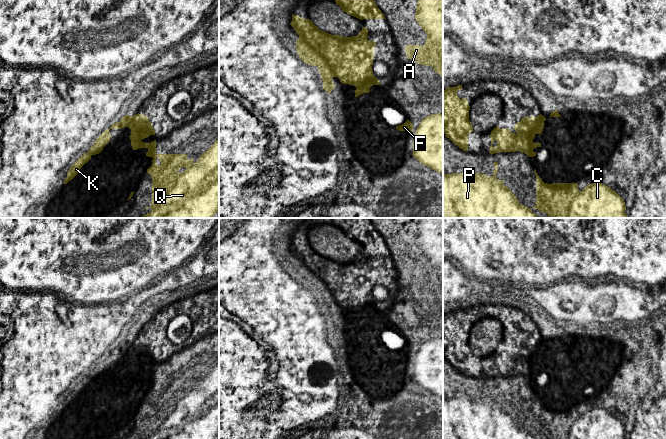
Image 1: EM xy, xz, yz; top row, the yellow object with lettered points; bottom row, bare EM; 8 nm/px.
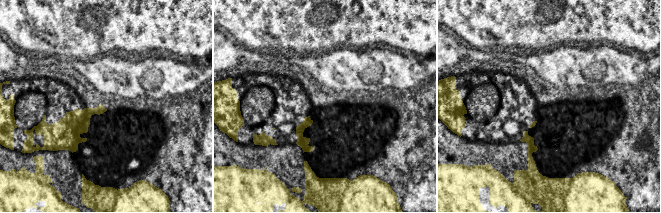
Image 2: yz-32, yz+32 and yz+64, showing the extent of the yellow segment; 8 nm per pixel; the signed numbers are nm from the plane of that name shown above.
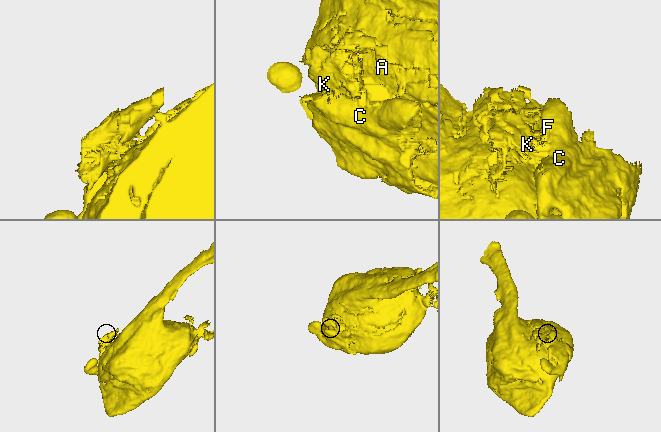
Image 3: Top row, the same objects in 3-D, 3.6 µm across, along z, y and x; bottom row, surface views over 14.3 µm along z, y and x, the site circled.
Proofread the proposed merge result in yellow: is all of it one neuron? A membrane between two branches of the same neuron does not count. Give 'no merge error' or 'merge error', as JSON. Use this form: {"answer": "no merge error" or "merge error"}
{"answer": "no merge error"}

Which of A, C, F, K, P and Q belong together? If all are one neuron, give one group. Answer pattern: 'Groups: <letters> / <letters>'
Groups: A C F K P Q

